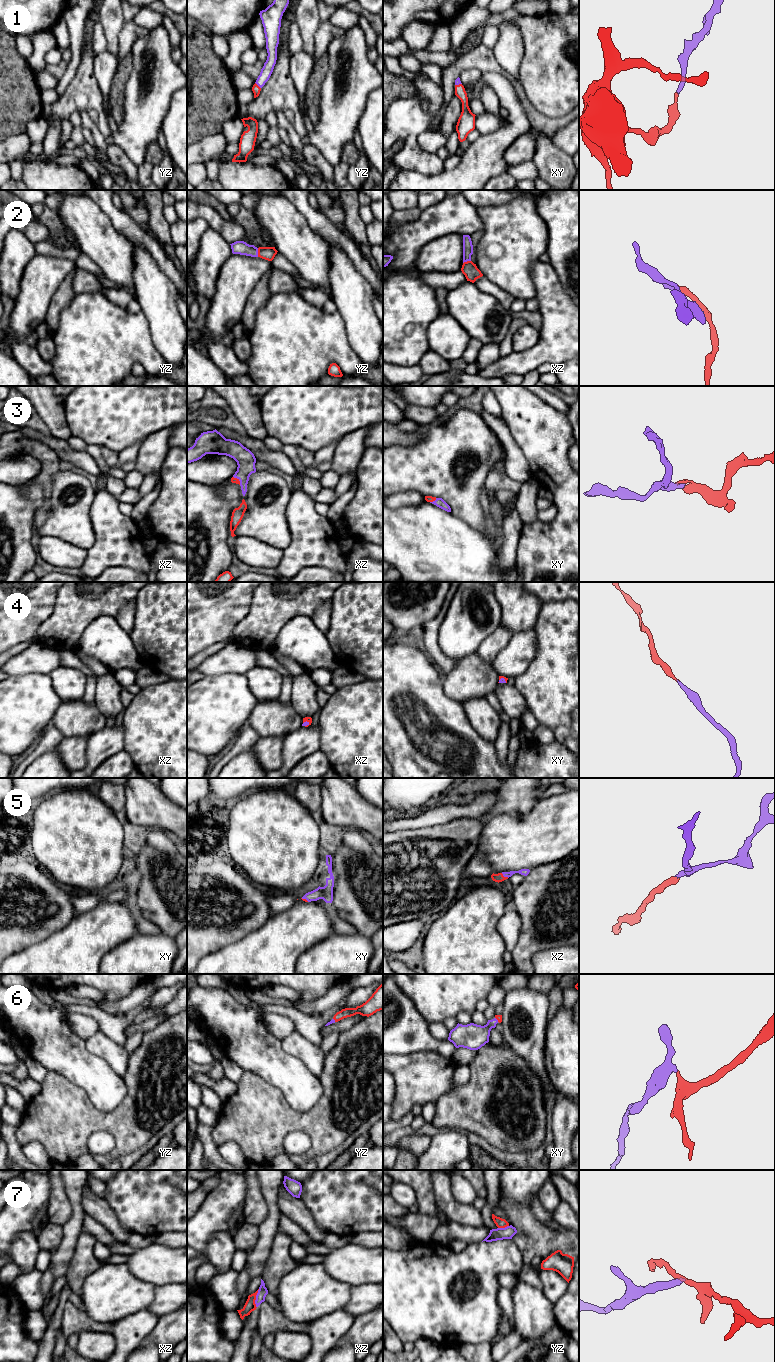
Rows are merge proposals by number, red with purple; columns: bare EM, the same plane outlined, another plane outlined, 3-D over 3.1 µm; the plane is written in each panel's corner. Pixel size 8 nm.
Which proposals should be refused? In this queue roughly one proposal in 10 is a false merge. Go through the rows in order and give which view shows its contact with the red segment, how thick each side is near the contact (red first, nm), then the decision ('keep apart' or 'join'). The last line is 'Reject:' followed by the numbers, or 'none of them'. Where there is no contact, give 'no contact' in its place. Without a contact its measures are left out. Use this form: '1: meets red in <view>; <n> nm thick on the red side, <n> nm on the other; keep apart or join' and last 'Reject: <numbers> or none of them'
1: meets red in yz; 70 nm thick on the red side, 90 nm on the other; join
2: meets red in yz; 110 nm thick on the red side, 110 nm on the other; join
3: meets red in xz; 50 nm thick on the red side, 150 nm on the other; join
4: meets red in xz; 50 nm thick on the red side, 40 nm on the other; join
5: meets red in xz; 70 nm thick on the red side, 60 nm on the other; join
6: meets red in xy; 50 nm thick on the red side, 200 nm on the other; join
7: meets red in xz; 90 nm thick on the red side, 80 nm on the other; keep apart
Reject: 7

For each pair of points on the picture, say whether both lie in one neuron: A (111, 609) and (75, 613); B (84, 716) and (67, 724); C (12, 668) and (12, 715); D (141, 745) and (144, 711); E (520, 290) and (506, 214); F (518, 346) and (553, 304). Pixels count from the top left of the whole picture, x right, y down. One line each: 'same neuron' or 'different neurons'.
A: same neuron
B: same neuron
C: different neurons
D: same neuron
E: same neuron
F: different neurons

